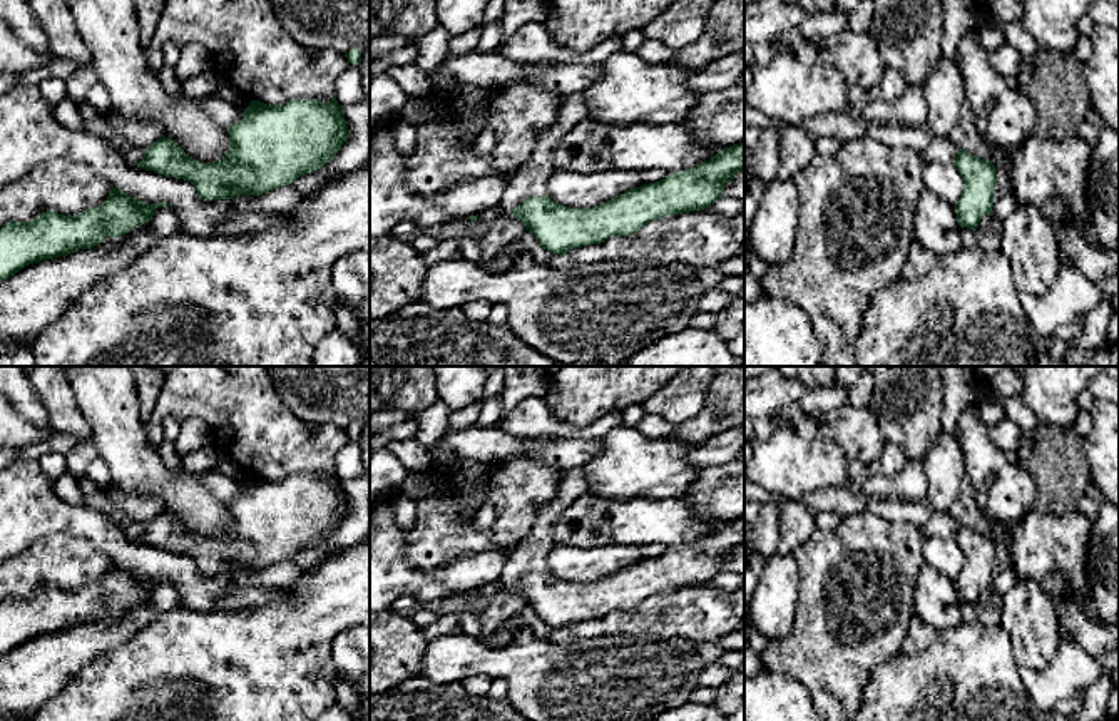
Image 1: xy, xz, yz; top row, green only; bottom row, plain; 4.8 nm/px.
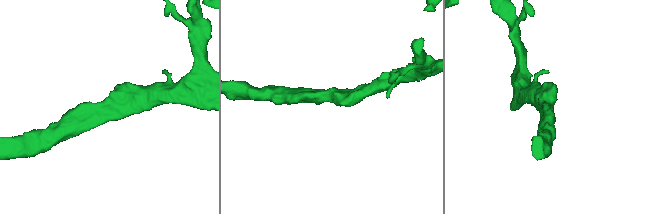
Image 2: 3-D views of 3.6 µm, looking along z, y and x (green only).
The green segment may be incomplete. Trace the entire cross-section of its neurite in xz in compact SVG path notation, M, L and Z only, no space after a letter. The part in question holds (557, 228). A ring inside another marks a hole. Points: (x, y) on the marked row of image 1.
M565 95L557 120L539 134L529 162L508 176L500 204L552 254L564 256L574 248L600 244L612 236L631 236L664 216L706 209L744 169L744 142L739 142L696 167L629 189L600 206L567 207L547 196L547 179L554 172L552 152L555 144L585 119L585 95Z

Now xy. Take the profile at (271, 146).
M336 95L330 102L294 99L281 105L251 100L227 134L229 151L216 162L189 157L166 136L125 156L141 169L191 182L204 201L221 201L291 184L328 164L350 137Z

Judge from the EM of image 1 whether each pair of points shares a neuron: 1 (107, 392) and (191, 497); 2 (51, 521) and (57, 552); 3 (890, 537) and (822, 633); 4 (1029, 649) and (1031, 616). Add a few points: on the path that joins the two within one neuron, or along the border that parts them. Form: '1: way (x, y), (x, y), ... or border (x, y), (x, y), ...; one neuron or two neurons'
1: way (116, 420), (121, 439), (163, 480); one neuron
2: border (91, 542), (69, 534), (47, 534), (20, 552); two neurons
3: way (873, 559), (857, 581), (855, 601), (847, 609); one neuron
4: way (1031, 641), (1031, 624); one neuron

